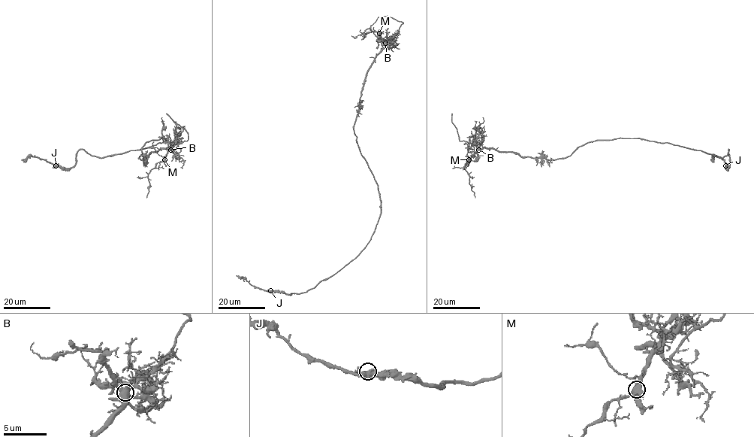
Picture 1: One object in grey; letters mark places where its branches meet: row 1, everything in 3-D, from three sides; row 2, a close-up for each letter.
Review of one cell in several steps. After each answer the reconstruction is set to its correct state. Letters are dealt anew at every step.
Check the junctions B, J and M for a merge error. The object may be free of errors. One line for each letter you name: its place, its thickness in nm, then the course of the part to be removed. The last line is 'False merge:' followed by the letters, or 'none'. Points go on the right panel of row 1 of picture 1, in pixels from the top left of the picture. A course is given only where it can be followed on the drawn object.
M: Place: (468, 159). Thickness 600 nm. Course of the part to remove: (468, 159), (464, 168), (475, 197)
False merge: M

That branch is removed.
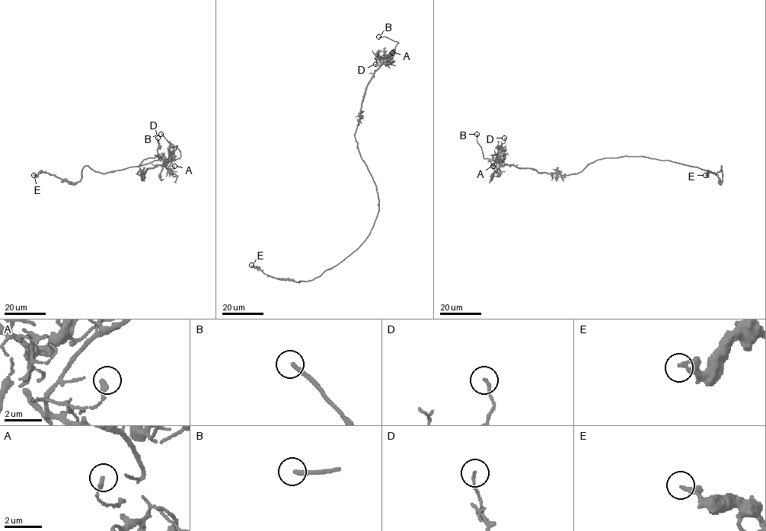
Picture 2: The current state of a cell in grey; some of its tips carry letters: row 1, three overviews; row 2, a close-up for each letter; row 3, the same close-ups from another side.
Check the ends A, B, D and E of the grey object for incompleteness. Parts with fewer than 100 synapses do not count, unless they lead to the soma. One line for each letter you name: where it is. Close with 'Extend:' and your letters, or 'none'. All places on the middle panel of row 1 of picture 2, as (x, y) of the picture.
B: at (378, 36)
Extend: B

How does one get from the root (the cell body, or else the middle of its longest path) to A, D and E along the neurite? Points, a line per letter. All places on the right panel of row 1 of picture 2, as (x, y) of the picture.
A: (627, 156), (599, 159), (589, 163), (582, 171), (569, 175), (538, 172), (513, 165), (493, 169), (493, 166)
D: (627, 156), (595, 160), (576, 173), (538, 172), (499, 162), (499, 148), (504, 138)
E: (627, 156), (668, 160), (713, 173), (719, 172), (721, 166), (721, 182), (714, 173), (708, 172), (705, 175)

